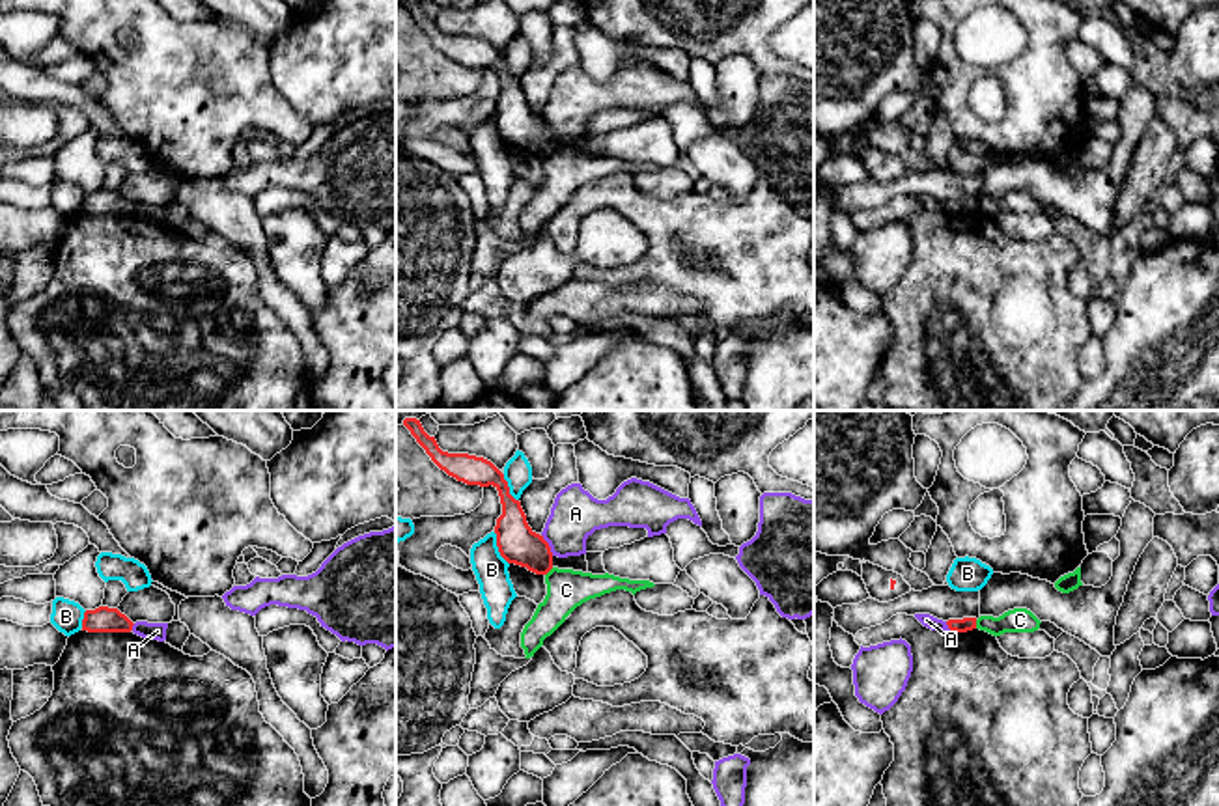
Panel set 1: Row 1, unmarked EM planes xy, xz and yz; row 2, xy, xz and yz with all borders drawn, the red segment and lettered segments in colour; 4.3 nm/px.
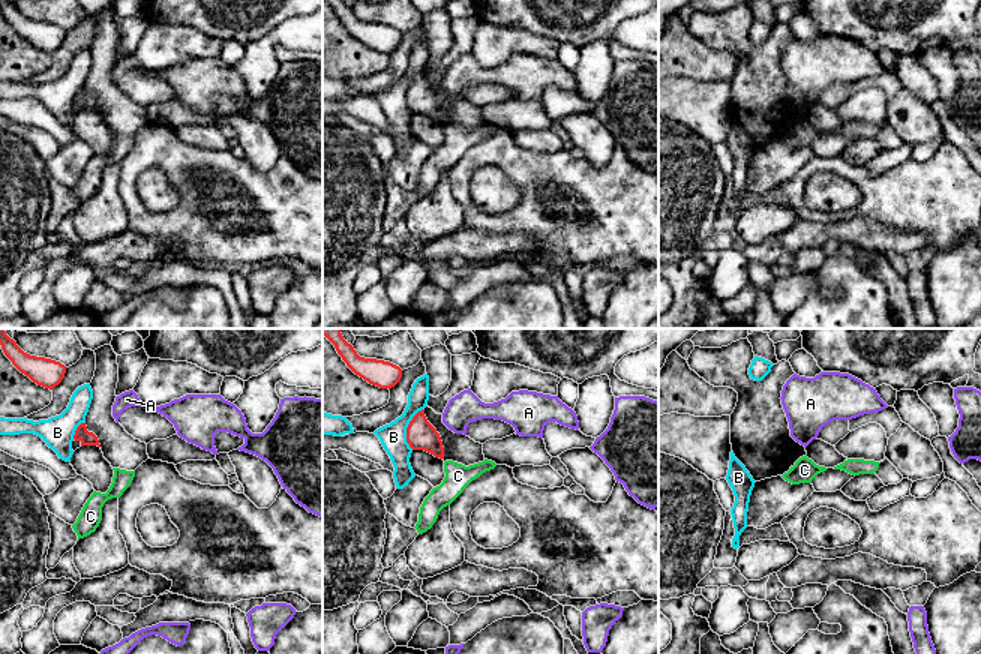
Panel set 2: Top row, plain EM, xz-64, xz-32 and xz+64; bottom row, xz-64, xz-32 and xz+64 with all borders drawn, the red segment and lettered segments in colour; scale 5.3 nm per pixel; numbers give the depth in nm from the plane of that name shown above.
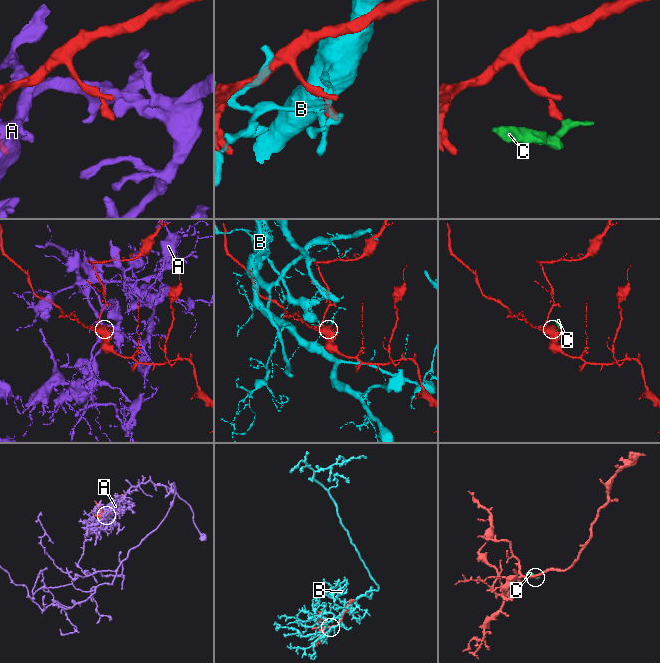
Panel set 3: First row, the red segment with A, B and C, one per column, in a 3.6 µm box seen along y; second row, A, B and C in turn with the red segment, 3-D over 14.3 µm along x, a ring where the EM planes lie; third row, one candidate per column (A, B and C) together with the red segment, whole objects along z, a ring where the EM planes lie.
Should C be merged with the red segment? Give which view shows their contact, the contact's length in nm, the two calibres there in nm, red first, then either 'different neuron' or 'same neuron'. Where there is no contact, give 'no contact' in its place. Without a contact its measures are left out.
yz | 40 nm | 60/110 nm | different neuron

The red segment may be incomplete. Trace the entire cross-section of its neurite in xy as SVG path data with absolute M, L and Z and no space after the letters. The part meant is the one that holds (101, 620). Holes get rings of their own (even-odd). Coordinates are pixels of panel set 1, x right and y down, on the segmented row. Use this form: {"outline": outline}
{"outline": "M108 606L86 610L82 619L82 631L88 632L131 632L133 625L125 614Z"}

